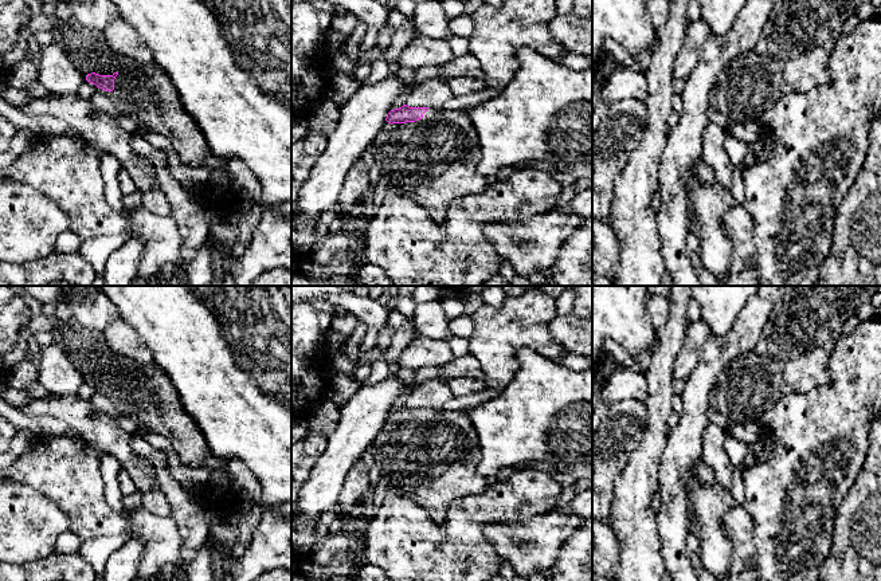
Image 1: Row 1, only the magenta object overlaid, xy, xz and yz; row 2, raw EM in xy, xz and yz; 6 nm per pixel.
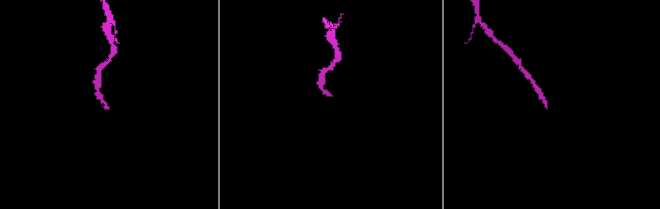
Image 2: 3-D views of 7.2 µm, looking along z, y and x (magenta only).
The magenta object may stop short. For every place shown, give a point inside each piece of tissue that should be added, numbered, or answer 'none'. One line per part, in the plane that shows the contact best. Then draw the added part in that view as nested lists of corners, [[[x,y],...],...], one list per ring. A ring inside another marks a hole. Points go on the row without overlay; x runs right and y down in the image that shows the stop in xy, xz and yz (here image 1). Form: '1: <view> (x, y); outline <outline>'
1: xy (144, 392); outline [[[77,319],[58,321],[52,329],[54,344],[67,356],[67,358],[75,365],[75,368],[82,373],[85,381],[91,373],[99,376],[118,376],[114,380],[114,390],[105,392],[98,388],[98,392],[105,393],[115,405],[117,413],[130,419],[136,419],[142,428],[146,428],[150,433],[158,433],[165,436],[172,447],[175,448],[179,459],[188,467],[203,467],[207,471],[211,470],[226,470],[228,460],[216,458],[208,448],[204,436],[201,435],[197,424],[191,419],[191,416],[184,411],[183,404],[179,399],[179,393],[173,386],[171,378],[154,364],[150,365],[137,365],[134,361],[113,353],[106,344],[103,334],[82,326]]]

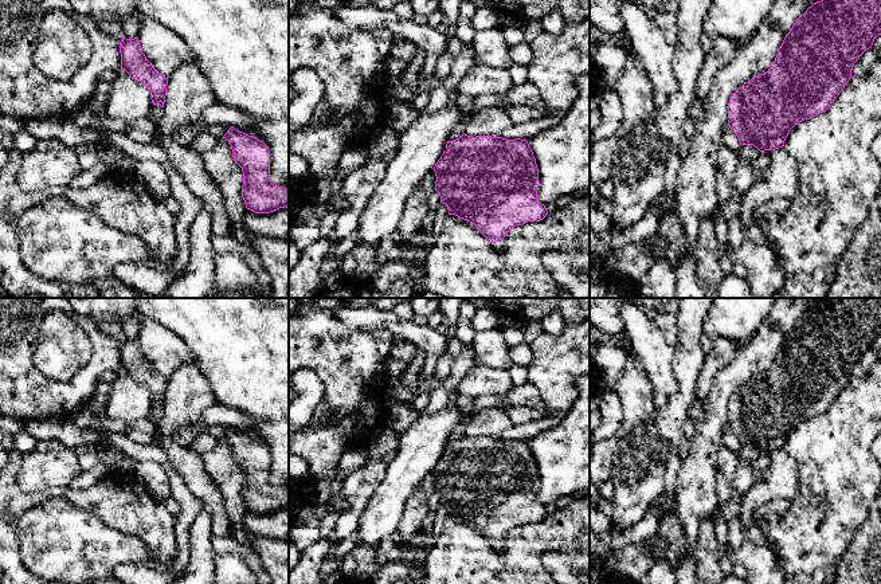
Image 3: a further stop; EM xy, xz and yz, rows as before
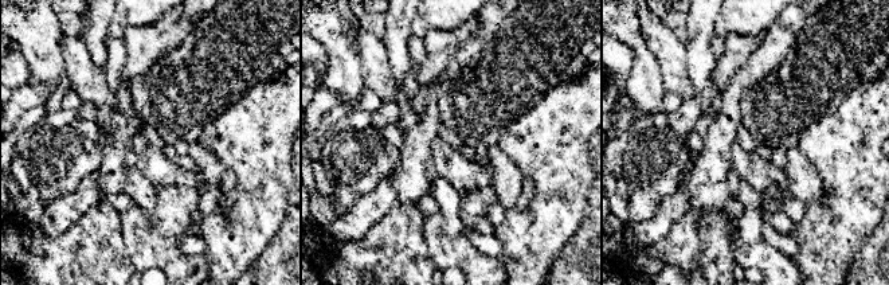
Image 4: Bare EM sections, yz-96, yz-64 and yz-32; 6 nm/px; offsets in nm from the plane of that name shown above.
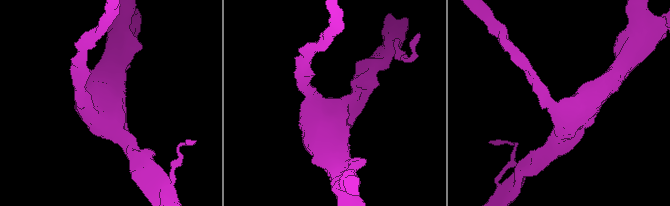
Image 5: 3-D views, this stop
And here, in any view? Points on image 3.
none

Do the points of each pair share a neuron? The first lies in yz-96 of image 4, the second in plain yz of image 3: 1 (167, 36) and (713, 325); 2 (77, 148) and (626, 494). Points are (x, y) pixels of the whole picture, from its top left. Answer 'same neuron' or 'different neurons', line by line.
1: different neurons
2: same neuron

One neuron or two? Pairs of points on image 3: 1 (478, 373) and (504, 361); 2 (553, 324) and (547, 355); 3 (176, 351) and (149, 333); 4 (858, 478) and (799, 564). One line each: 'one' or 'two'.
1: two
2: two
3: one
4: one

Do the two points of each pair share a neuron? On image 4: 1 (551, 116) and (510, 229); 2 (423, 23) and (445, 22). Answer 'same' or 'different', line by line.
1: same
2: same

